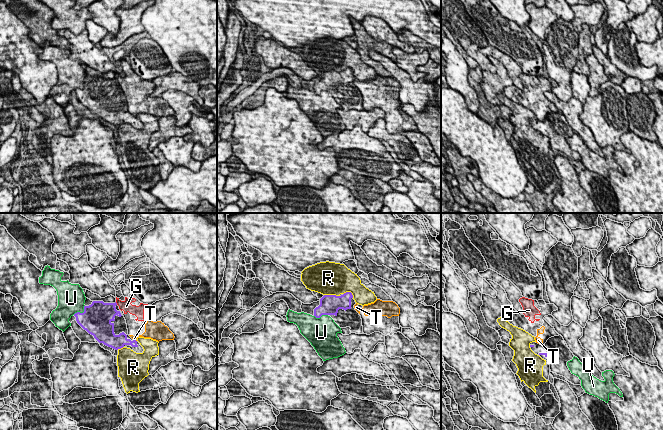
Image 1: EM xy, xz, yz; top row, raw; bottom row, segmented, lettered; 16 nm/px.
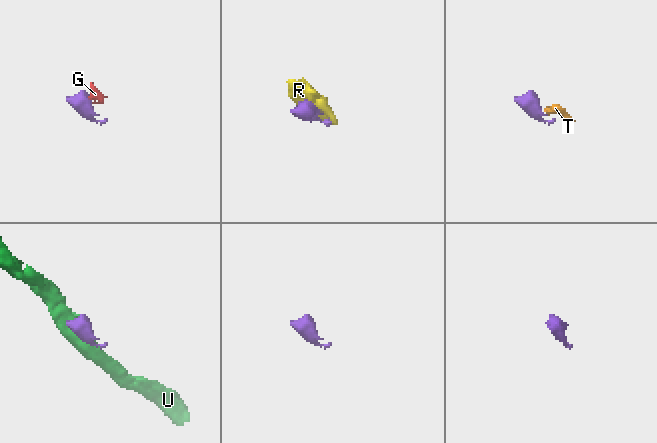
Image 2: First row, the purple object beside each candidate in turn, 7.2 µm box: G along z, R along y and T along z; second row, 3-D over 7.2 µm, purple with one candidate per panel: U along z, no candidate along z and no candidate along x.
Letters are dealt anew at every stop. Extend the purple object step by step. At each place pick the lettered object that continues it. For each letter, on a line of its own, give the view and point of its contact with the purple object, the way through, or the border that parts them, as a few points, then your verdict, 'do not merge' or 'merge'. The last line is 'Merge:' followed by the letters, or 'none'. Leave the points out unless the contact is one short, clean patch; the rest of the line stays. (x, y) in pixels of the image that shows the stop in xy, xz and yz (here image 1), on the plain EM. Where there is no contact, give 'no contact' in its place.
G: xy (116, 79) | along xy (115, 78), (117, 80) | do not merge
R: xz (332, 71) | do not merge
T: xy (135, 116) | along xy (133, 115), (136, 117) | do not merge
U: xy (81, 89) | do not merge
Merge: none

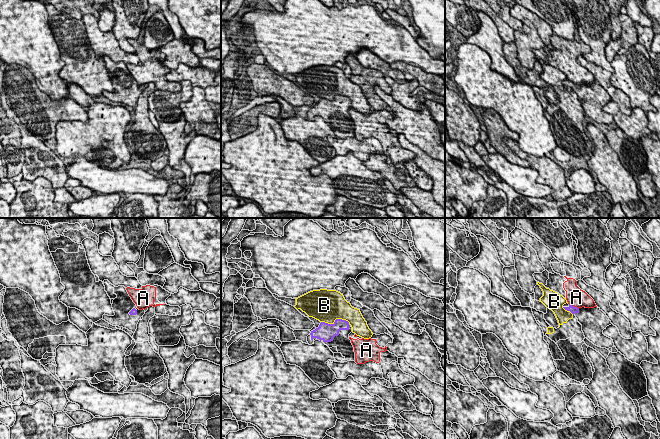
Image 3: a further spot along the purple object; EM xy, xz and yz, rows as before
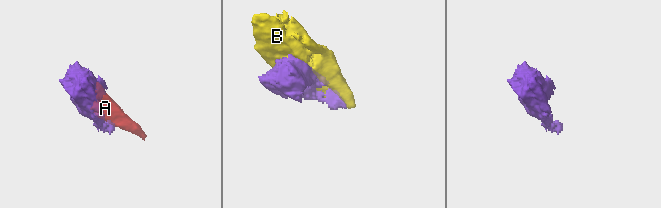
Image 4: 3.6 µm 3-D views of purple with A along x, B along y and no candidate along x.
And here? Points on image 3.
A: yz (573, 82) | along yz (569, 79), (578, 84) | do not merge
B: xz (335, 96) | do not merge
Merge: none

